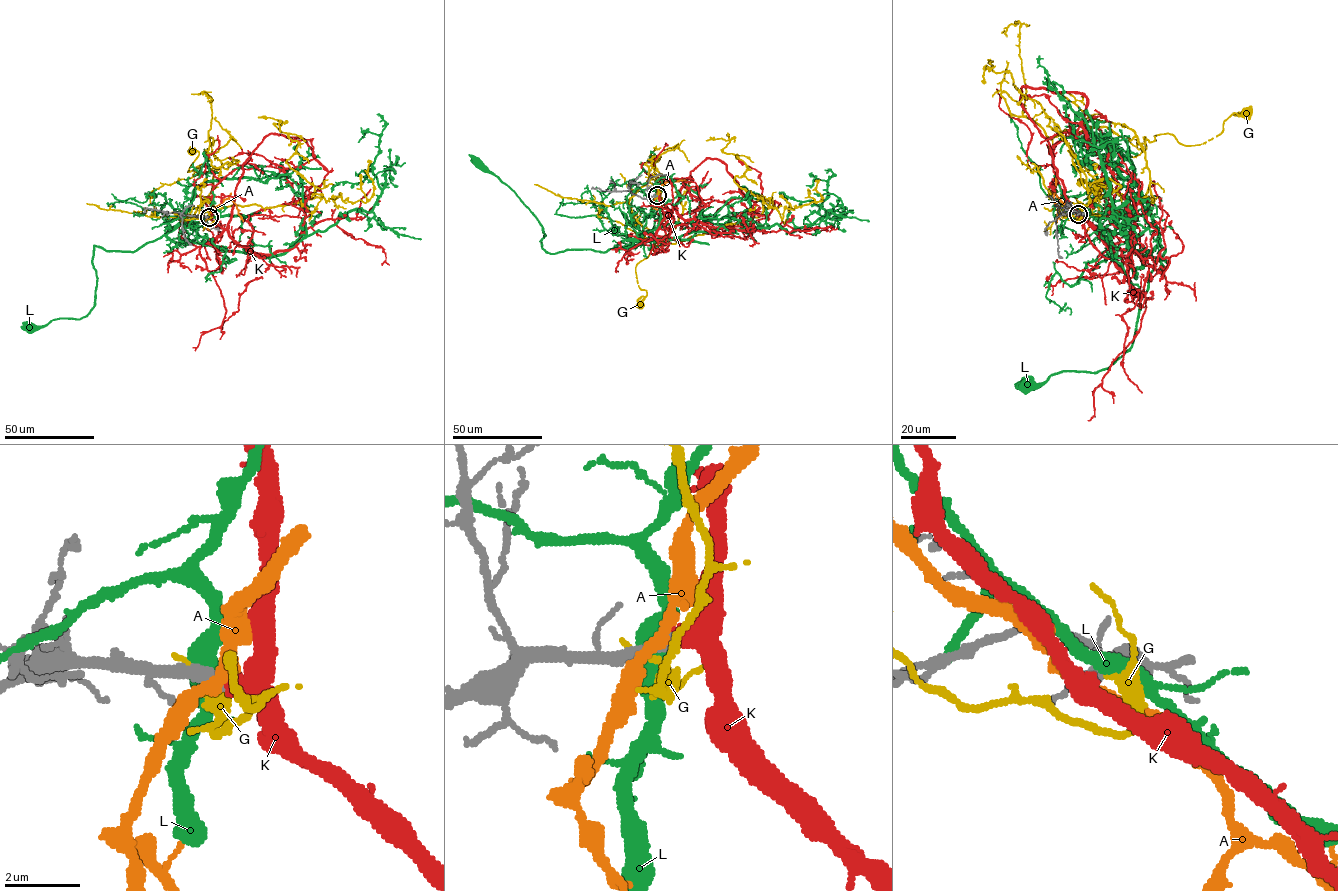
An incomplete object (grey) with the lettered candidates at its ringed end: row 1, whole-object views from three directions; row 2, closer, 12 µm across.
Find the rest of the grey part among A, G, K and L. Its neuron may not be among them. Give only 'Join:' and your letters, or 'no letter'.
Join: K

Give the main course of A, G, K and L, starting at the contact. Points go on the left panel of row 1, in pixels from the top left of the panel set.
A: (208, 216), (229, 198), (243, 221)
G: (207, 216), (181, 218), (208, 196), (211, 170), (218, 169), (200, 164), (187, 172), (198, 155), (193, 151)
K: (209, 216), (226, 227), (243, 164), (267, 135), (300, 137), (327, 172), (324, 180), (296, 201), (254, 213)
L: (208, 216), (196, 230), (178, 222), (133, 251), (94, 246), (91, 311), (29, 328)

